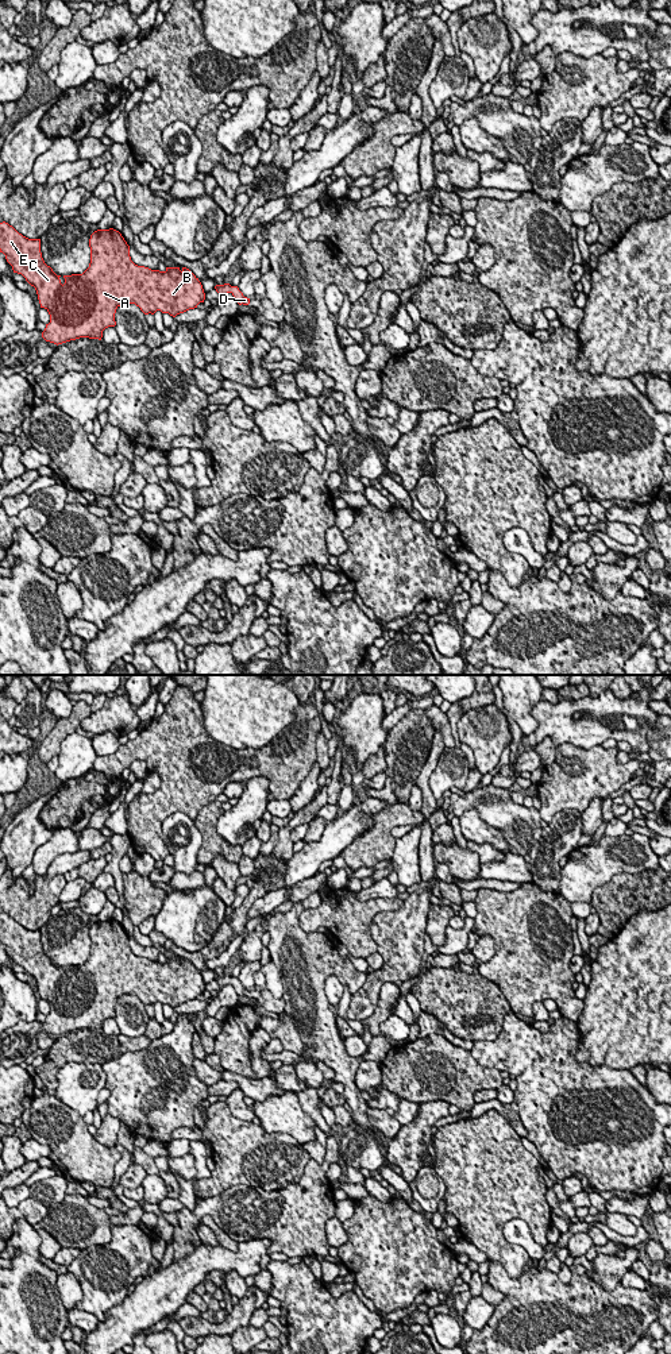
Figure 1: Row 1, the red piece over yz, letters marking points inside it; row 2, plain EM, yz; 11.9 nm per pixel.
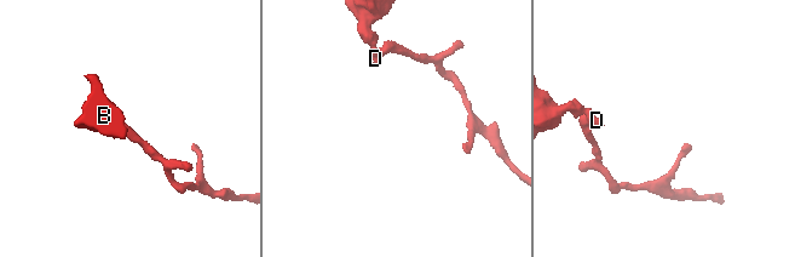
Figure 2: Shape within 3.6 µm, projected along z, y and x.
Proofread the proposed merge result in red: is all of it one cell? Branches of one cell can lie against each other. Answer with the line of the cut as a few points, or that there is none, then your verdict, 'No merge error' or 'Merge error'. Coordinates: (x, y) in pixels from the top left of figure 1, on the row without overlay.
No split. No merge error

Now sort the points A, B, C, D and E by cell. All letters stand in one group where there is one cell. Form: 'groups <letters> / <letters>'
groups A B C D E

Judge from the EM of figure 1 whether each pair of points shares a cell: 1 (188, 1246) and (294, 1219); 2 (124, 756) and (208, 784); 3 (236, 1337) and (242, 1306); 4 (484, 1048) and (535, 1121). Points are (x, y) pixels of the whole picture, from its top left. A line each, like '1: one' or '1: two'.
1: one
2: one
3: two
4: one

